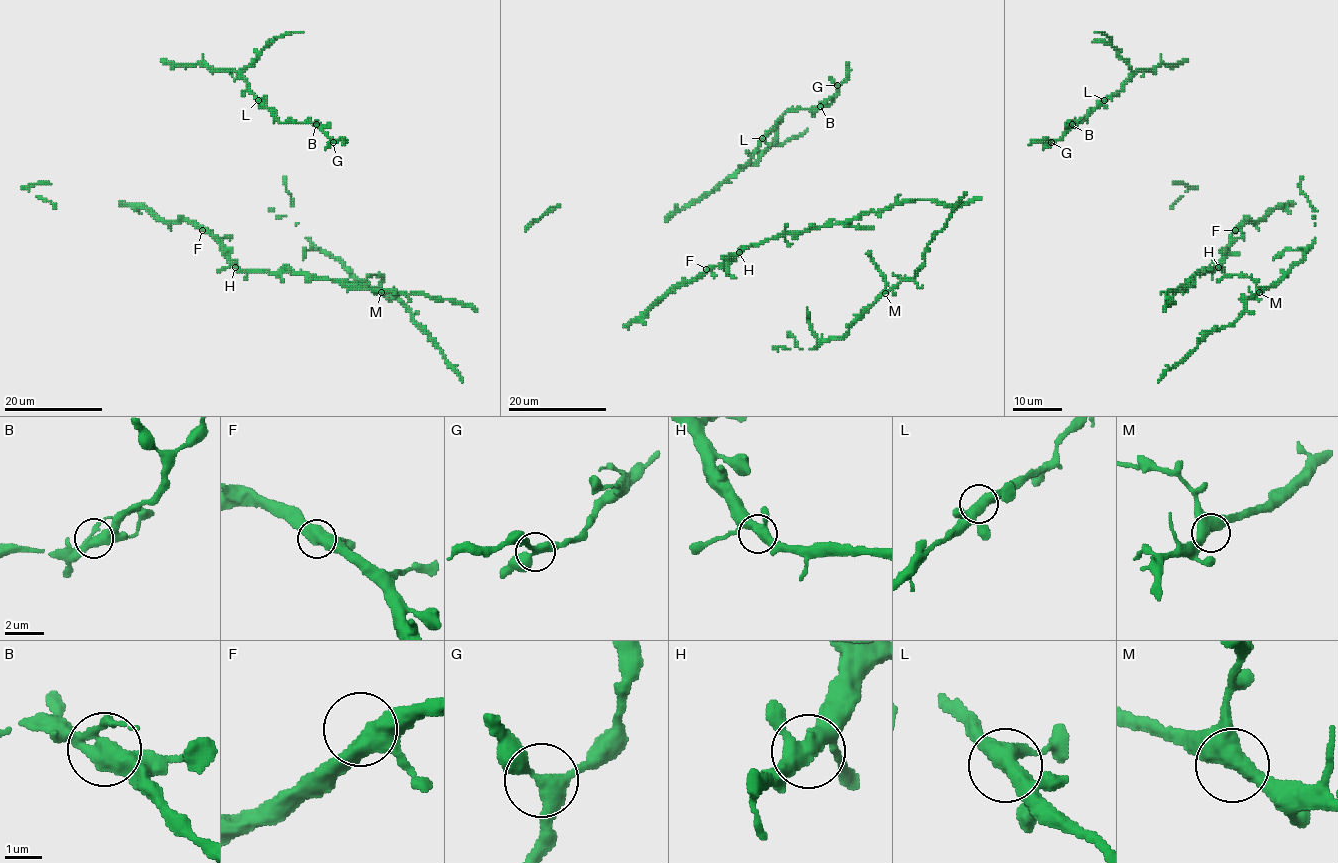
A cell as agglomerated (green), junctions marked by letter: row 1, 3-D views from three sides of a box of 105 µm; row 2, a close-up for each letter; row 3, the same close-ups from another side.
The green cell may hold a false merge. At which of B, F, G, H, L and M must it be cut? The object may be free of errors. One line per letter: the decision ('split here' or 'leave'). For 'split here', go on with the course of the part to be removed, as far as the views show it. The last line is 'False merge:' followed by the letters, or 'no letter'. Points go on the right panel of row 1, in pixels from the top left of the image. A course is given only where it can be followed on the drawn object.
B: leave
F: leave
G: leave
H: leave
L: leave
M: leave
False merge: no letter

